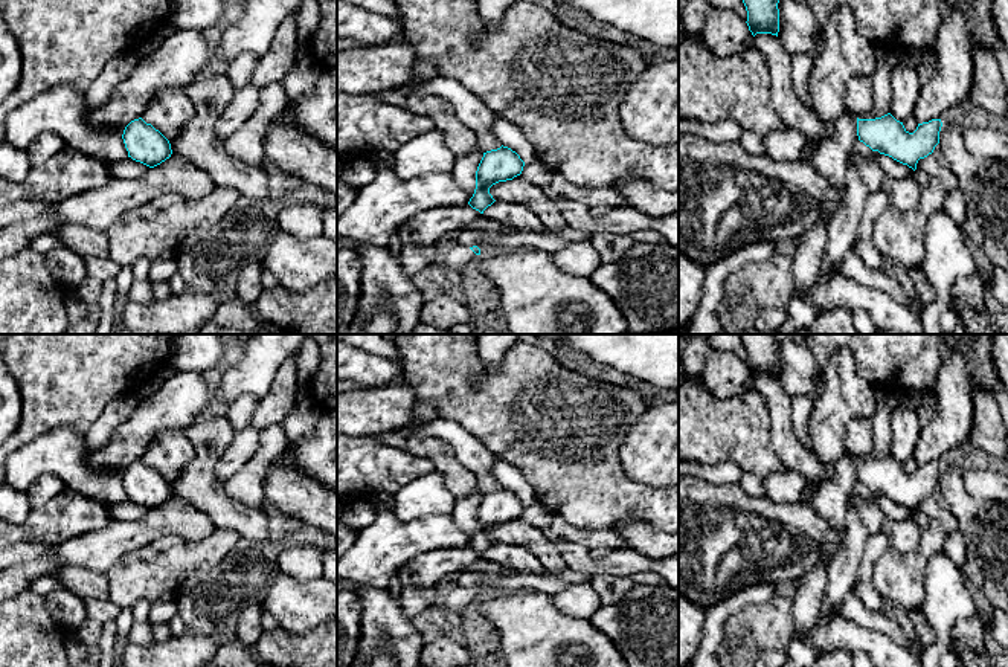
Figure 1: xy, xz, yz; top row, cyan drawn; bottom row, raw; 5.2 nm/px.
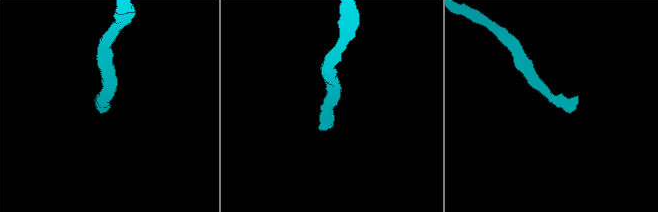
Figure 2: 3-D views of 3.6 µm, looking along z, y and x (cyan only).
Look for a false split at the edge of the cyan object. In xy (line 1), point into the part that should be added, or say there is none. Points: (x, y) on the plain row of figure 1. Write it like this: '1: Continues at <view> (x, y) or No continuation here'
1: No continuation here

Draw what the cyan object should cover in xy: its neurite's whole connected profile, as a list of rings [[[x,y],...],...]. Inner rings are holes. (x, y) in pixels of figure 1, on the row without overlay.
[[[142,459],[131,462],[122,476],[128,499],[154,510],[171,499],[169,482]]]

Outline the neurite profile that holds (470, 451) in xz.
[[[438,417],[418,423],[415,429],[447,441],[453,447],[457,459],[477,476],[479,493],[486,495],[502,488],[500,482],[491,473],[496,455],[457,421]]]

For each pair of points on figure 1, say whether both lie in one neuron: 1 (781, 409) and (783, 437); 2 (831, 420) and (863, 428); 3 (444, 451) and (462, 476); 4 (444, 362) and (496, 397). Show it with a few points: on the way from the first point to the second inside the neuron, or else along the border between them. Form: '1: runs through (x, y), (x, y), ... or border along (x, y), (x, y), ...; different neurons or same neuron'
1: runs through (781, 415), (781, 431); same neuron
2: border along (868, 417), (853, 417), (847, 423), (844, 452); different neurons
3: runs through (444, 457), (456, 470); same neuron
4: runs through (453, 376), (475, 397), (482, 397); same neuron

